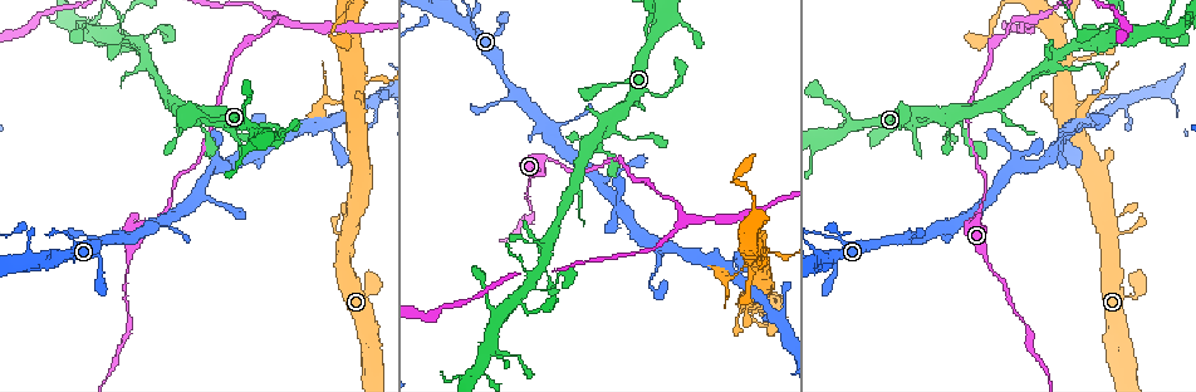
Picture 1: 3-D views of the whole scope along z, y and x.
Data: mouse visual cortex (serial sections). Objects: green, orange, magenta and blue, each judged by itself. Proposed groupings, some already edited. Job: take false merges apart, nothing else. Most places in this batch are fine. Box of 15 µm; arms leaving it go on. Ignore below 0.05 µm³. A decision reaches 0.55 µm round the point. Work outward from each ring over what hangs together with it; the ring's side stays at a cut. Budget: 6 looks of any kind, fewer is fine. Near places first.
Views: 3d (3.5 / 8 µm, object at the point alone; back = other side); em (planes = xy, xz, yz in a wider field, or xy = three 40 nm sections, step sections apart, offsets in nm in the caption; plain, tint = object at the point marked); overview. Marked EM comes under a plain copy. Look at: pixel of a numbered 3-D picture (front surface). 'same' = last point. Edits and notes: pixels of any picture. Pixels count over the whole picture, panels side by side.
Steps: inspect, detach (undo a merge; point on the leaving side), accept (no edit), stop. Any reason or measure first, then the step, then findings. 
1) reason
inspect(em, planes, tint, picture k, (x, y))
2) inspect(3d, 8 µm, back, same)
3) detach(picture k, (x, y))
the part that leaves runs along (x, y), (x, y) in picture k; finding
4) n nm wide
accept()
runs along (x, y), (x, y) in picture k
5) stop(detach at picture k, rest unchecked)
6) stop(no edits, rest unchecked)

thick turns thin
inspect(3d, 3.5 µm, picture 1, (986, 264))

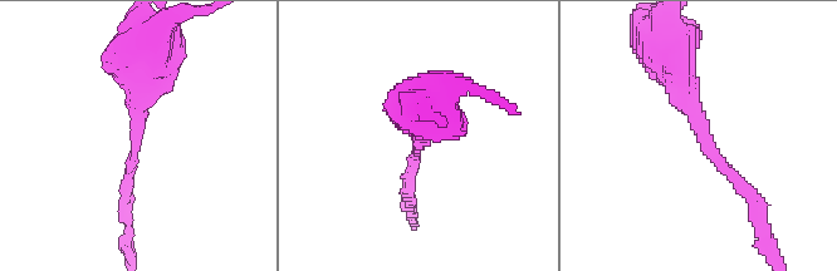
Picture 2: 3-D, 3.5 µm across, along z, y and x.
arms of 150, 500 nm
inspect(em, xy, step 3, tint, picture 2, (138, 136))

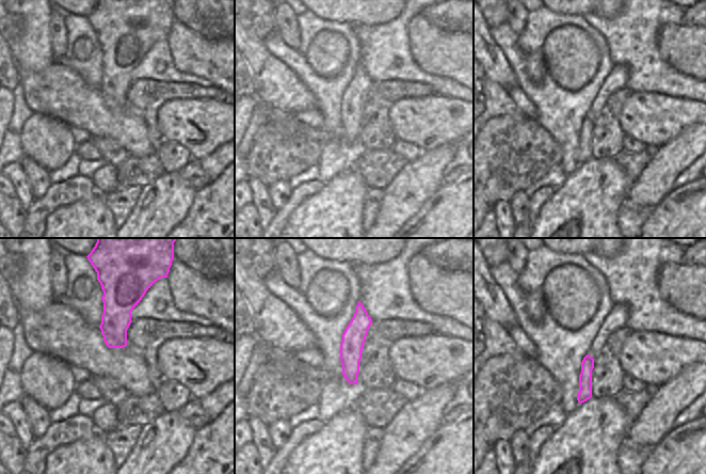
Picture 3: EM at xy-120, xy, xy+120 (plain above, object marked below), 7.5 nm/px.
170 nm wide
accept()
runs along (359, 306), (352, 381) in picture 3; one cell here

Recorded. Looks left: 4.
abrupt turn
inspect(3d, 8 µm, picture 1, (566, 274))

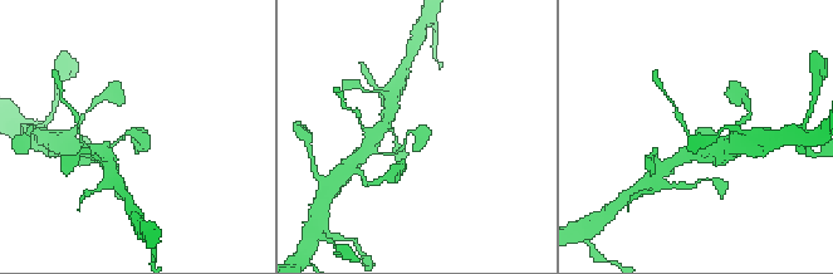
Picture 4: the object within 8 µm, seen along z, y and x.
inspect(3d, 3.5 µm, picture 4, (417, 136))

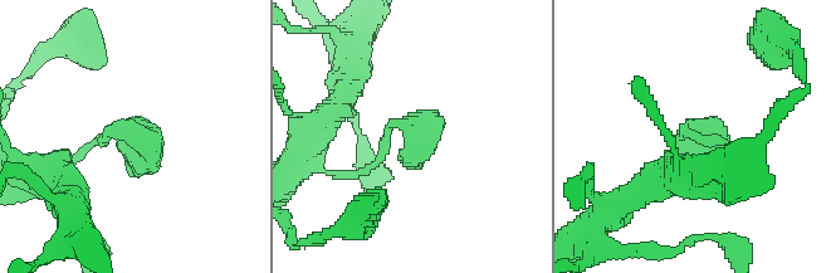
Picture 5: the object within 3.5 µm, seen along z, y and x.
inspect(em, planes, tint, picture 5, (409, 131))

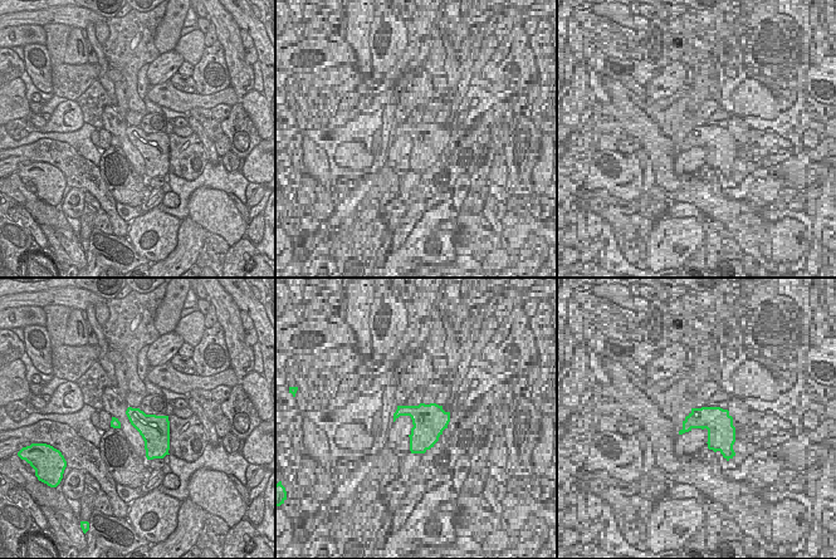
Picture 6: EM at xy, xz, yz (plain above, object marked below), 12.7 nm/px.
accept()
runs along (83, 151), (130, 128), (137, 175) in picture 5; all the same cell

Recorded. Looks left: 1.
thin neck
inspect(3d, 3.5 µm, picture 1, (1072, 104))

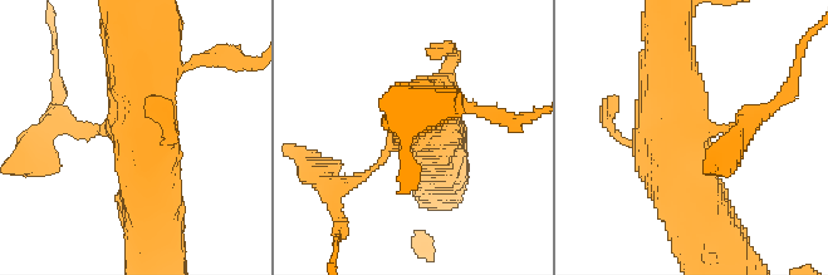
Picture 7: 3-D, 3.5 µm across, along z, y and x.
accept()
runs along (697, 212), (669, 162), (665, 50) in picture 7; one cell here

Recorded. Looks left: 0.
stop(no edits, rest unchecked)

